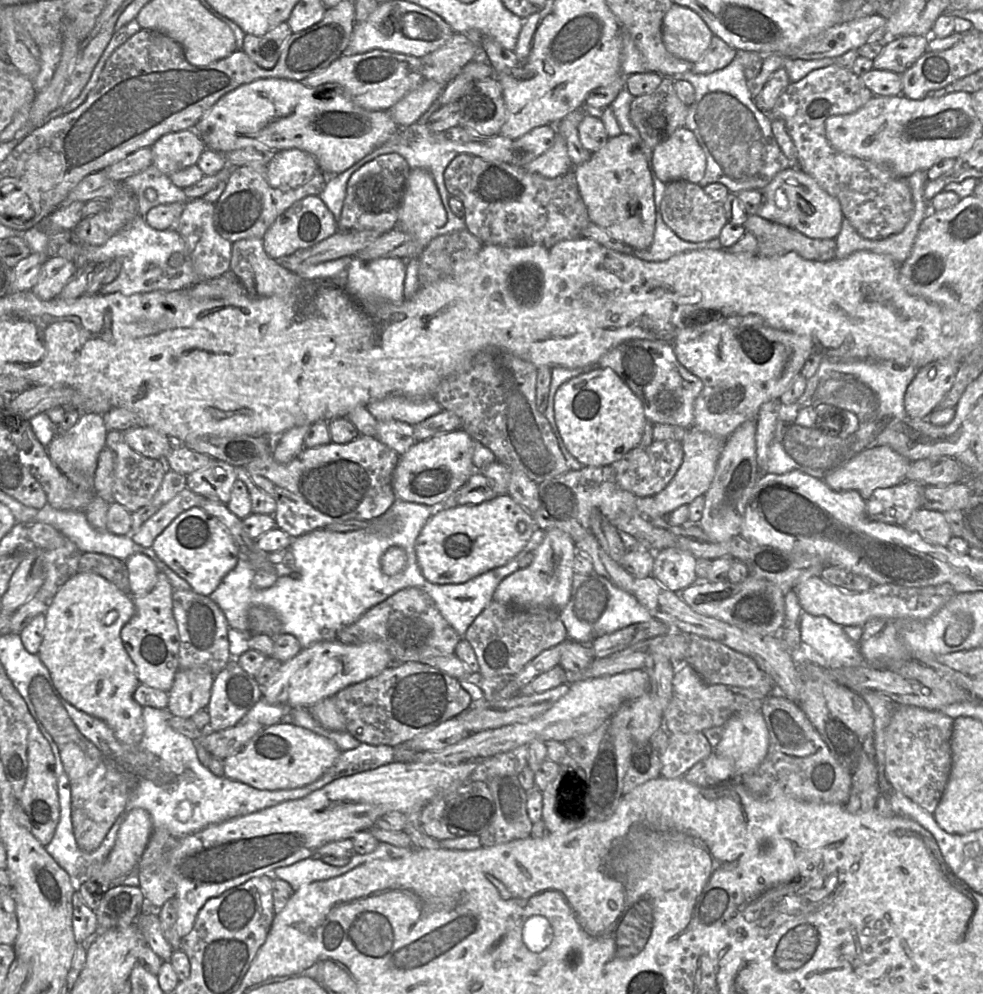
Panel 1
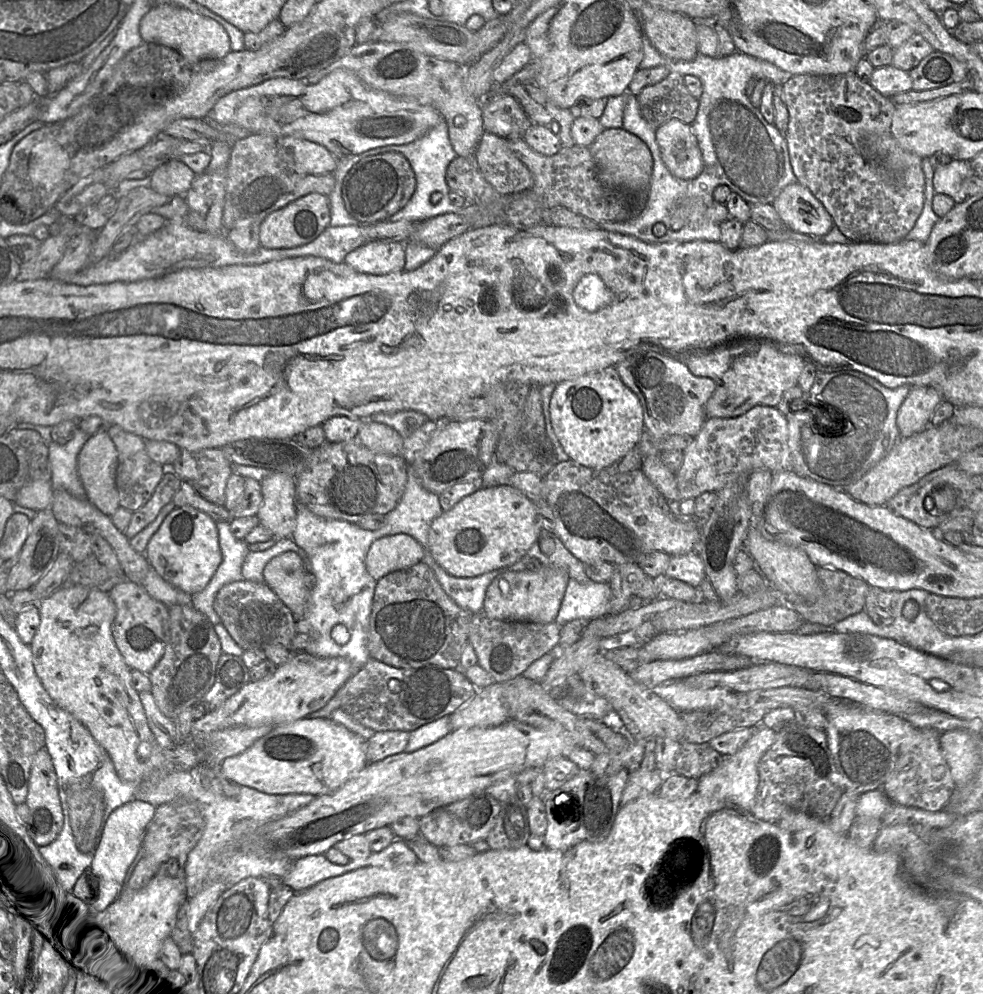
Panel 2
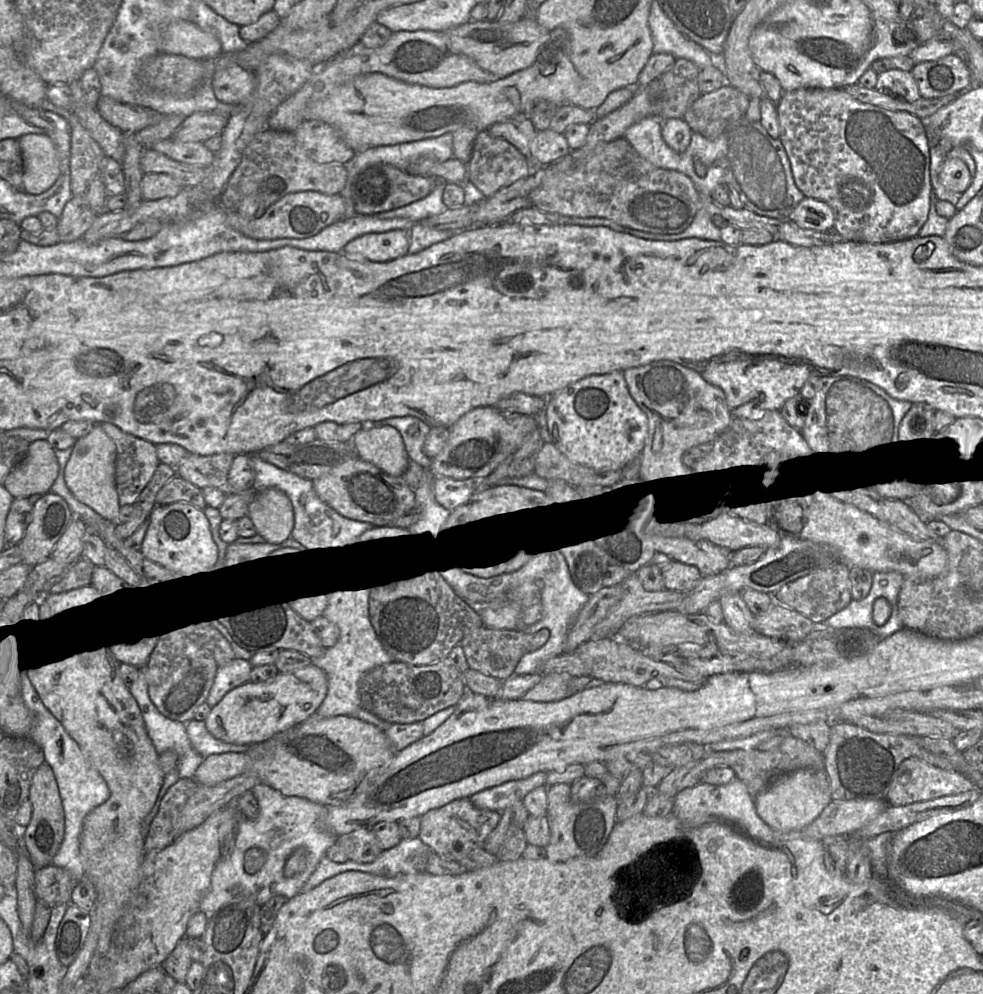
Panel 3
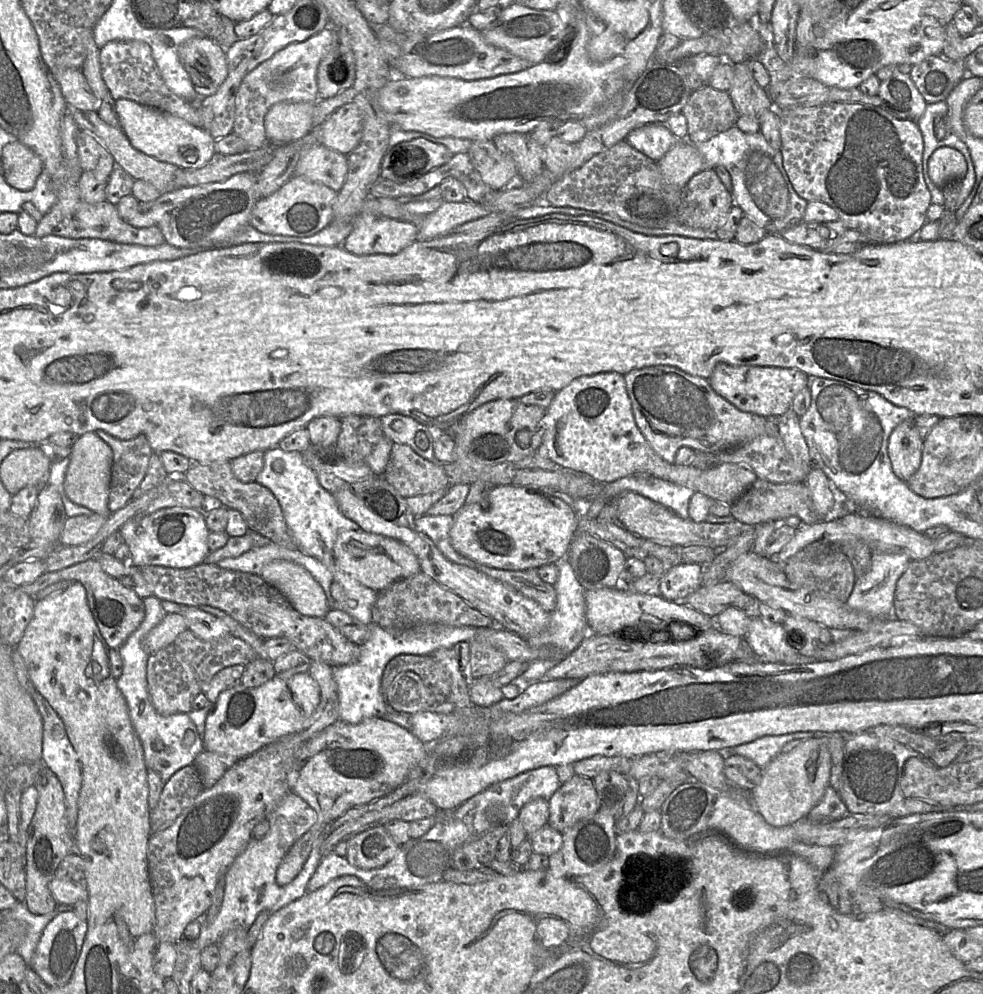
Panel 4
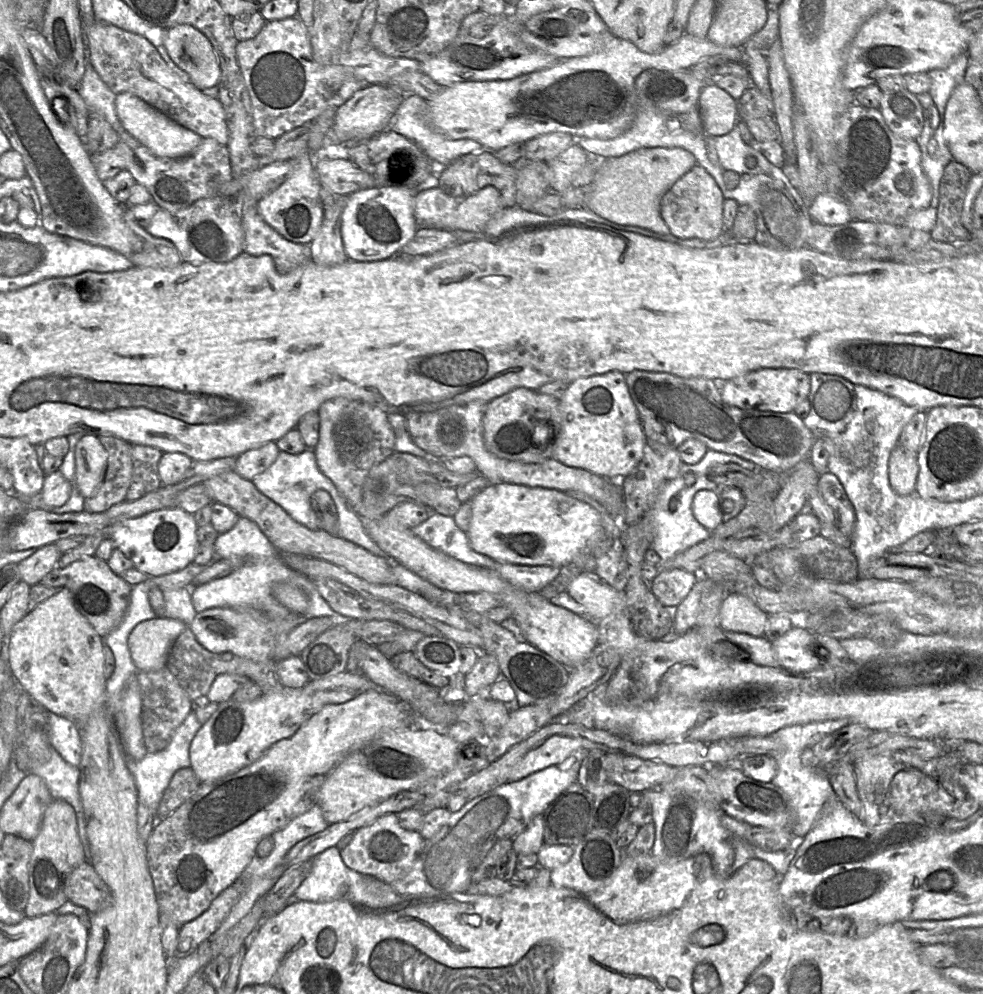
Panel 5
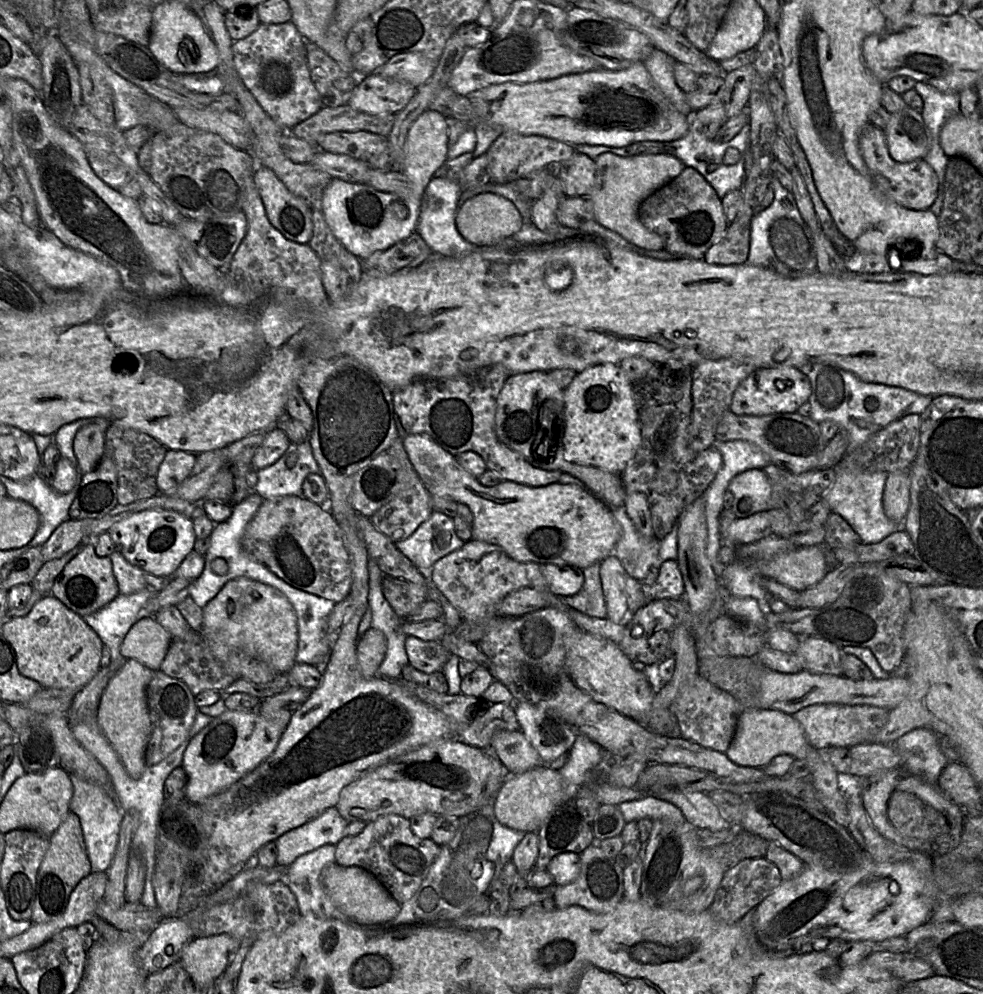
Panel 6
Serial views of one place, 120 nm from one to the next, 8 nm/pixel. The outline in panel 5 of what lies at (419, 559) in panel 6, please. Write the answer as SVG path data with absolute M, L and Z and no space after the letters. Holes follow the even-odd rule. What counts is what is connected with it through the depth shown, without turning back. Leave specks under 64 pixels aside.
M432 512L428 519L411 529L429 546L466 564L496 569L498 561L474 551L467 537L455 523L453 516Z

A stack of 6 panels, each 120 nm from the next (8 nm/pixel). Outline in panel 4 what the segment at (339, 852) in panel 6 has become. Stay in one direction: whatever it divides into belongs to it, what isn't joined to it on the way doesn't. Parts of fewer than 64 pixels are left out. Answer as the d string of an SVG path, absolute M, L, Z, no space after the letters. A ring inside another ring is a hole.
M383 825L360 832L348 839L345 859L361 869L375 869L388 864L400 846Z

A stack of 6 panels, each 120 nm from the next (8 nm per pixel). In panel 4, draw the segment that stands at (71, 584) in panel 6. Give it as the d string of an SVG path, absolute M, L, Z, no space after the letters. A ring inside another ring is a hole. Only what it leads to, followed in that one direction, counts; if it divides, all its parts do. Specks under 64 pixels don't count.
M95 558L61 570L44 572L32 583L27 583L19 587L26 594L34 597L40 590L61 580L76 580L83 584L90 610L109 647L118 649L141 625L145 617L143 599L133 590L124 586L118 579L108 575Z

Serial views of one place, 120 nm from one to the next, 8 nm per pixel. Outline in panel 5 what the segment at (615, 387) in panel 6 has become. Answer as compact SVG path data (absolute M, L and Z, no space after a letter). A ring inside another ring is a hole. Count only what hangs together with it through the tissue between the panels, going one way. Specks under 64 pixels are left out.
M611 371L573 381L559 400L559 412L561 420L551 458L609 480L629 475L642 460L646 435L622 372Z

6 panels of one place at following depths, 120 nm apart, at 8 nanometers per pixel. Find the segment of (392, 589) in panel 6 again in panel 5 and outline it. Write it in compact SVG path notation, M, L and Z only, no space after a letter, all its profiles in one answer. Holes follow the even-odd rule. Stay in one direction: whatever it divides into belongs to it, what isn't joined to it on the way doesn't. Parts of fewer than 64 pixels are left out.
M235 470L225 471L203 483L213 501L226 504L239 516L254 521L280 553L293 553L323 559L373 584L395 584L396 575L393 572L393 566L398 562L389 557L375 556L362 547L339 536L331 535L325 530L307 528L295 521L283 507L264 495L252 480L243 478Z

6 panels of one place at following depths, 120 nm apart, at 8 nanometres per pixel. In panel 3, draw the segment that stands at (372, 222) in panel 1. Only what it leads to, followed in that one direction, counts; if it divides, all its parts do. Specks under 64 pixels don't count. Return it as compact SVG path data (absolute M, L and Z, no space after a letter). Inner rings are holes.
M373 163L360 170L354 177L351 189L353 208L356 214L371 215L408 205L427 196L442 182L432 176L412 175L395 166Z

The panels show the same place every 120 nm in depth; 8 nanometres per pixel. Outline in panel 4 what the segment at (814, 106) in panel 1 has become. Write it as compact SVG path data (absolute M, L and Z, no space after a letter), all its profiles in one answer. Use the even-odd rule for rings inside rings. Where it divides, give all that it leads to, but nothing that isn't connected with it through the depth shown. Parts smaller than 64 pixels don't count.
M837 102L815 107L792 107L777 111L781 138L781 155L784 169L795 192L805 201L820 201L831 206L848 229L865 235L871 244L895 243L914 238L927 221L926 213L931 204L931 194L922 174L923 136L918 120L900 119L886 108L853 102Z

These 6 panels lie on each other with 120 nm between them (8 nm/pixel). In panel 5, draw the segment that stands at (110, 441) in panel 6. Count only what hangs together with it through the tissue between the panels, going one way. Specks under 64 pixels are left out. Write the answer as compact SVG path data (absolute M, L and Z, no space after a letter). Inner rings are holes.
M132 446L133 473L126 500L135 501L161 487L158 465L162 455L161 450L152 446Z

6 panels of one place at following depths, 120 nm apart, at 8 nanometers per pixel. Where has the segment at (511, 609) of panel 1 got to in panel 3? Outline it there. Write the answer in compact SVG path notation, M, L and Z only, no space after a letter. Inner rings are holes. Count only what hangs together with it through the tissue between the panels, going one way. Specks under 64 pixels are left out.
M482 626L473 631L460 644L463 645L470 669L501 681L511 678L522 657L543 647L550 638L549 629L528 634L510 629L491 629Z

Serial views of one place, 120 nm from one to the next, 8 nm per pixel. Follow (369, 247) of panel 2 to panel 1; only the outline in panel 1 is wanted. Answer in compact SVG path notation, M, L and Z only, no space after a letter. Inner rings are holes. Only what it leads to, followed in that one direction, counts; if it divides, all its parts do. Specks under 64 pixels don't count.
M352 257L348 263L347 292L361 304L387 301L401 303L404 299L406 260L381 258L365 261Z

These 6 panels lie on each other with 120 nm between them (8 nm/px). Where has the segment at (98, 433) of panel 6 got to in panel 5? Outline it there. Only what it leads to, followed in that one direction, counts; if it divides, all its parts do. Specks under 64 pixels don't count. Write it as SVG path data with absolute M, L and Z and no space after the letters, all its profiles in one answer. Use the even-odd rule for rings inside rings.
M96 433L80 438L75 448L75 480L84 498L92 496L101 485L108 463L108 452Z

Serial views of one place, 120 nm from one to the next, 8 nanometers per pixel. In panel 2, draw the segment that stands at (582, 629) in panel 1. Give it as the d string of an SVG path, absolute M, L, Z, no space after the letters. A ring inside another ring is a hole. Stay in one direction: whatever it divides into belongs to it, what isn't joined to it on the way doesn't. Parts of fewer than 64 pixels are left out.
M570 579L554 622L562 627L575 619L590 622L607 616L610 599L609 583L598 583L592 580L588 583L580 583L575 579Z

